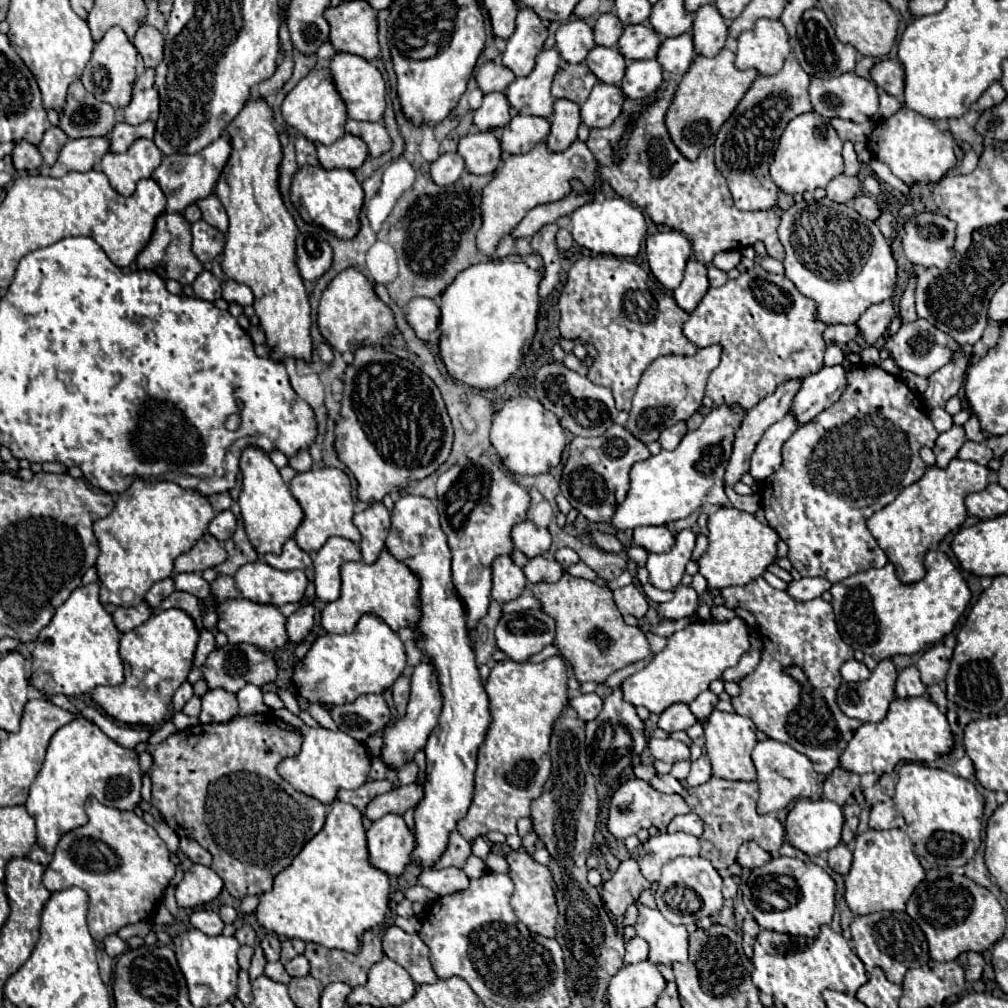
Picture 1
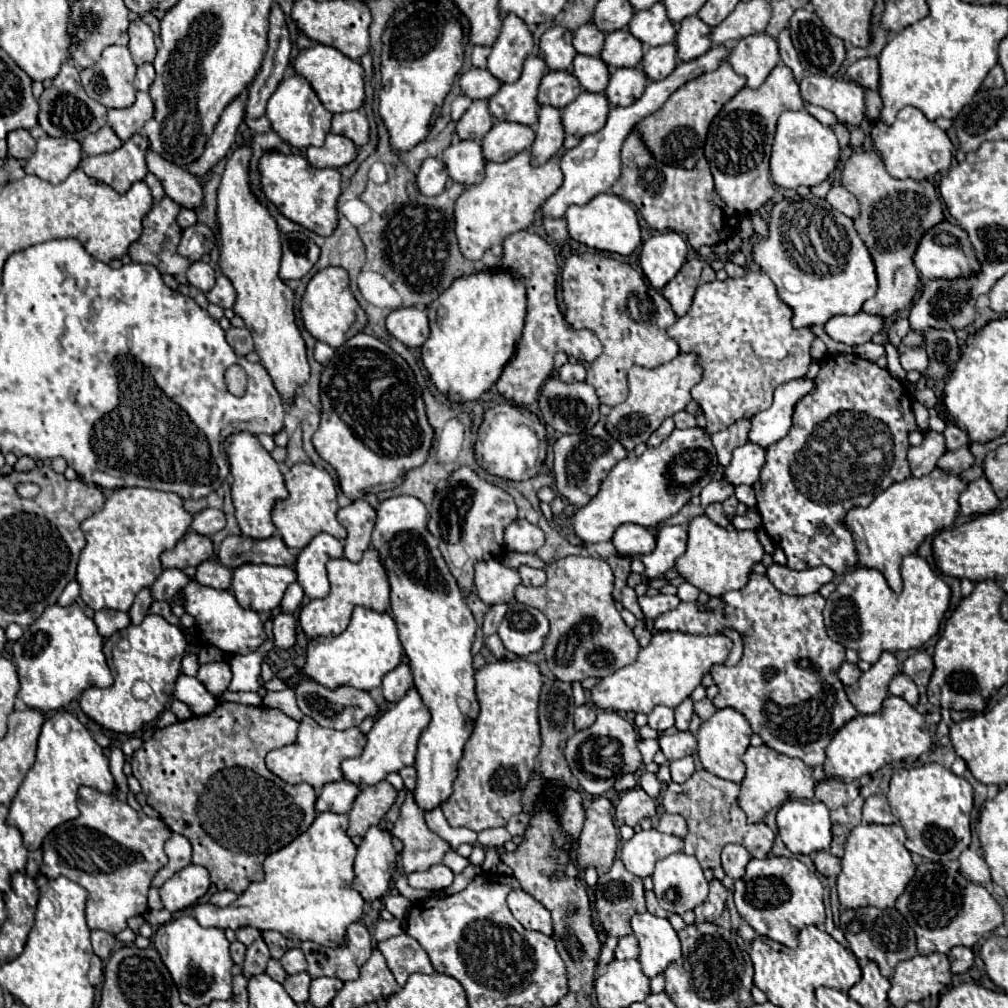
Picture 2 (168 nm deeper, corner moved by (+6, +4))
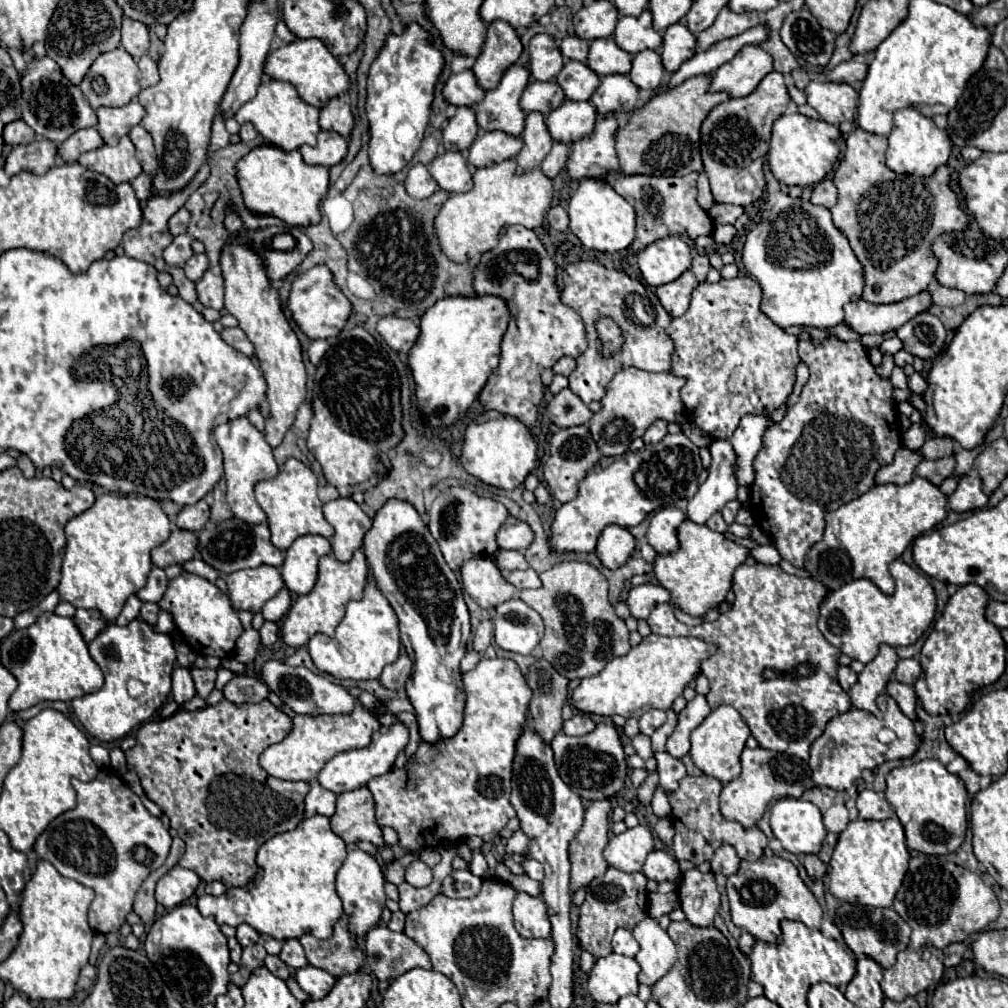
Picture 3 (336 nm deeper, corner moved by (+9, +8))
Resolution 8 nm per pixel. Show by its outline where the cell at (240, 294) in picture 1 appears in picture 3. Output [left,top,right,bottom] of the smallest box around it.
[197,271,225,311]

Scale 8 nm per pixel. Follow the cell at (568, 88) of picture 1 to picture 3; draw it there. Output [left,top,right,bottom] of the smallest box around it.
[521,81,565,115]

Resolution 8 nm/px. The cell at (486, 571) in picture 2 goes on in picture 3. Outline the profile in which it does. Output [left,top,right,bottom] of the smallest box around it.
[461,559,515,609]

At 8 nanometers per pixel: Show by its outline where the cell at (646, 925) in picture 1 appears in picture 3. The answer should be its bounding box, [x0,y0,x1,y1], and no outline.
[633,917,677,985]

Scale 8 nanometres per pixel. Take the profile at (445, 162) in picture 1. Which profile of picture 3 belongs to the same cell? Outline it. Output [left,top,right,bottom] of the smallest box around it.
[405,163,437,199]

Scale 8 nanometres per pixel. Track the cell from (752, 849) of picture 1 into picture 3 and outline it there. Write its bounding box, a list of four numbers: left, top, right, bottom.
[711,845,741,877]

